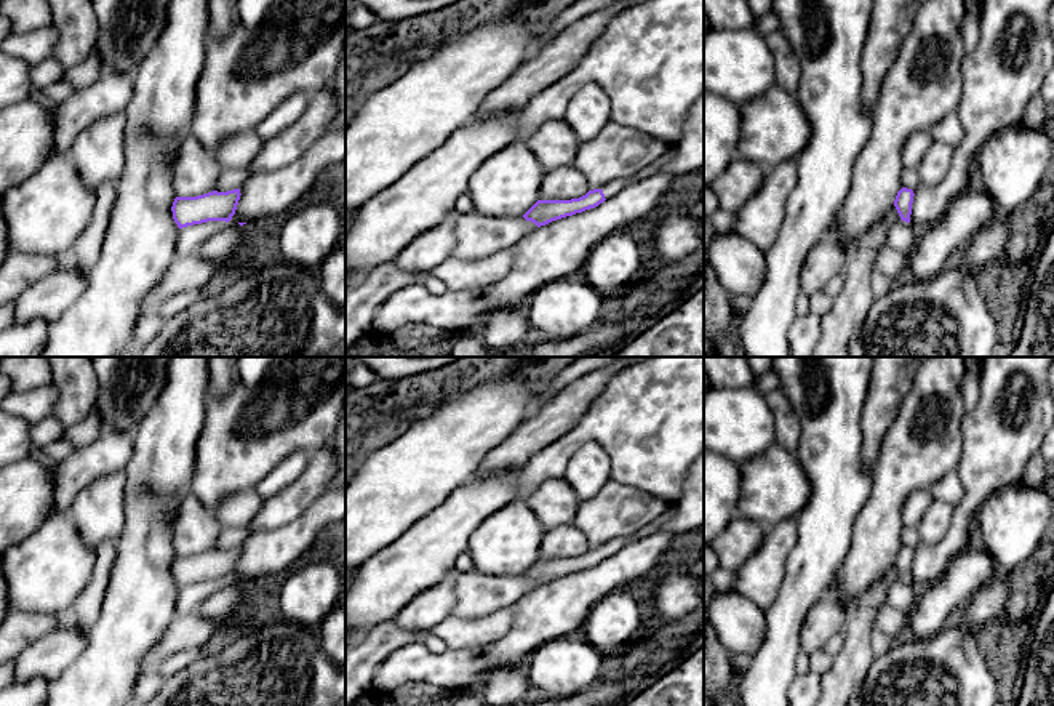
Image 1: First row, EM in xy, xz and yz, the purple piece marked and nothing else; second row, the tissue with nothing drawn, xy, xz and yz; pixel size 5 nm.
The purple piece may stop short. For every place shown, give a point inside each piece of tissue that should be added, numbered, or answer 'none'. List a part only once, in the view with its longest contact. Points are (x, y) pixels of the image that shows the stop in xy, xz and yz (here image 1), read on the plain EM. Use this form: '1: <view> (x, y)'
1: xz (611, 548)

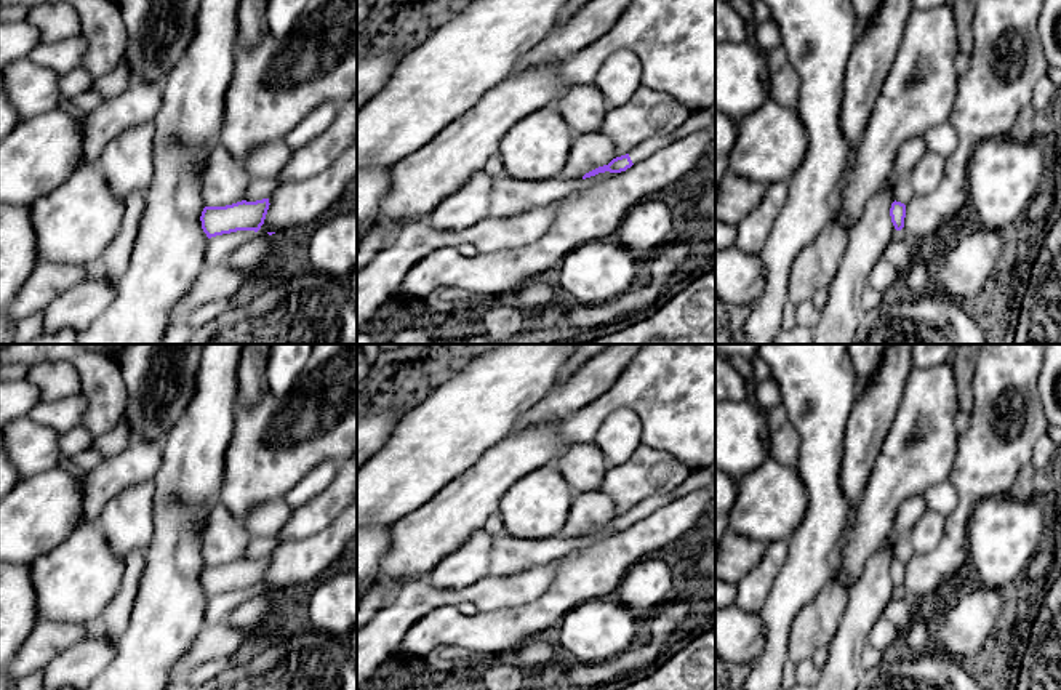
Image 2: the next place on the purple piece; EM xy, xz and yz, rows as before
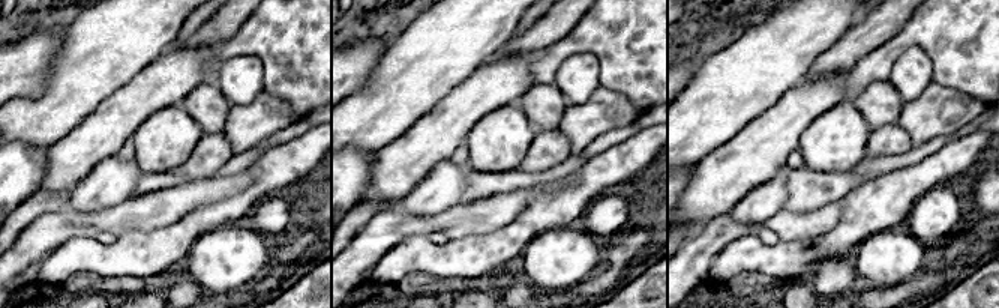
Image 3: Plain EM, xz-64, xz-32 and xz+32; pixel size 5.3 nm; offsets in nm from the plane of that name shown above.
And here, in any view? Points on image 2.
1: xz (645, 508)

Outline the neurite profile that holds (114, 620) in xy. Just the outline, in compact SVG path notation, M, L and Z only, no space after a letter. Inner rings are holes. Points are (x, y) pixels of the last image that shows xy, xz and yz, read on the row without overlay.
M134 549L125 560L126 565L120 591L96 620L86 623L90 637L106 637L118 644L128 628L138 584L146 567L146 552Z

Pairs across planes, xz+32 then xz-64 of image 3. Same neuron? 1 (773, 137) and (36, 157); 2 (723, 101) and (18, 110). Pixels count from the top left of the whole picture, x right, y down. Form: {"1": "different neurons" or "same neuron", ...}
{"1": "different neurons", "2": "same neuron"}

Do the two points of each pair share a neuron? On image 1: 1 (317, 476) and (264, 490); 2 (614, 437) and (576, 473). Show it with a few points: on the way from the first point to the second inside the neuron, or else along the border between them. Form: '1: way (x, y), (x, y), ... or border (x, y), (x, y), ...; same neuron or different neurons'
1: border (311, 455), (306, 468), (287, 487), (266, 498); different neurons
2: border (568, 460), (597, 442), (611, 479); different neurons

